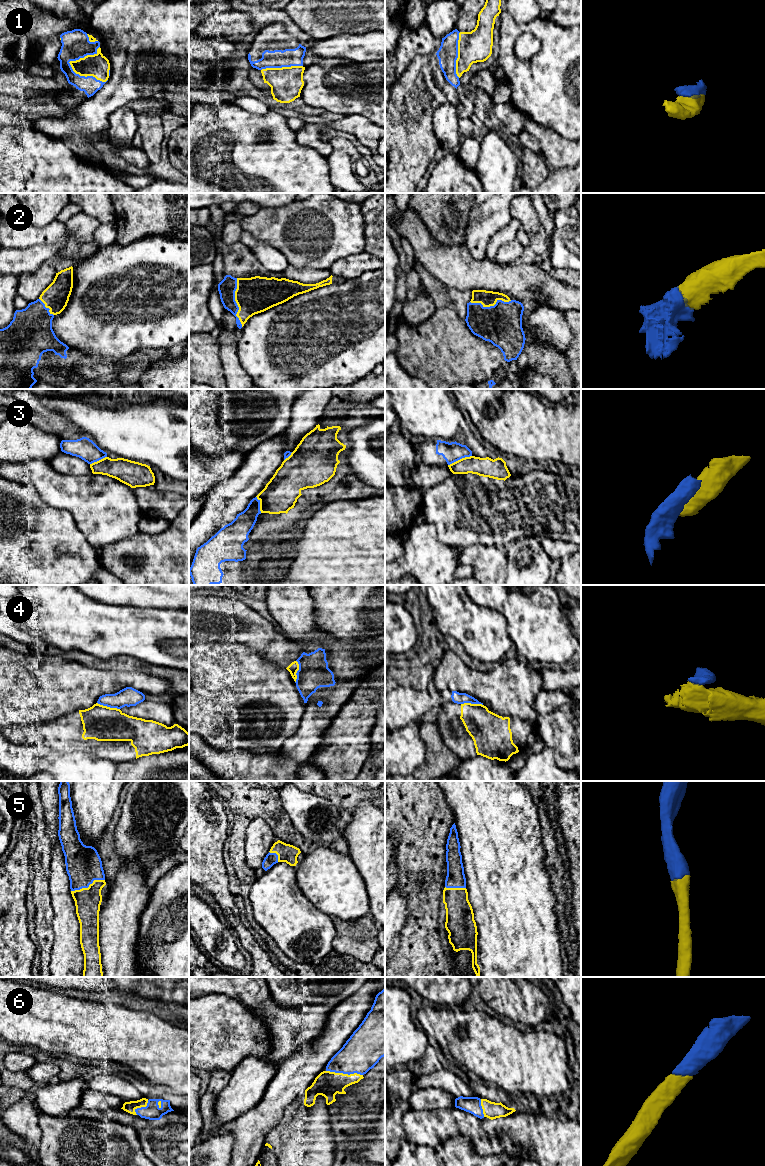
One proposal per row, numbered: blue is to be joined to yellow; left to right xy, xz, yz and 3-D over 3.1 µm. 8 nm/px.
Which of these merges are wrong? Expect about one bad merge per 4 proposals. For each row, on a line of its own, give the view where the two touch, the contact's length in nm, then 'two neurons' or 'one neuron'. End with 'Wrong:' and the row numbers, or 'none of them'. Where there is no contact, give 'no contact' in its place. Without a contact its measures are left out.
1: meets yellow in xy; contact 360 nm long; one neuron
2: meets yellow in xz; contact 400 nm long; one neuron
3: meets yellow in yz; contact 200 nm long; two neurons
4: meets yellow in xy; contact 190 nm long; two neurons
5: meets yellow in xy; contact 280 nm long; one neuron
6: meets yellow in xz; contact 300 nm long; one neuron
Wrong: 3, 4

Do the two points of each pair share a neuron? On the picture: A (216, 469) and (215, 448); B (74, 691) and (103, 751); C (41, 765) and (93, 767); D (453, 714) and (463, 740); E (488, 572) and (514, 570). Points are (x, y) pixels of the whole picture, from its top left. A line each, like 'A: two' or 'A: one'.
A: two
B: two
C: one
D: one
E: two

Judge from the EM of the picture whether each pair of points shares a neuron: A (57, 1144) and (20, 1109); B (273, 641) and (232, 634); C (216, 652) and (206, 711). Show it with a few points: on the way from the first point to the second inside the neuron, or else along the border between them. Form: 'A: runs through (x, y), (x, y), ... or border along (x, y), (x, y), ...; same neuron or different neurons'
A: border along (39, 1111), (38, 1127), (41, 1138), (37, 1148); different neurons
B: runs through (263, 638), (259, 634), (242, 634); same neuron
C: runs through (215, 667), (215, 696); same neuron

